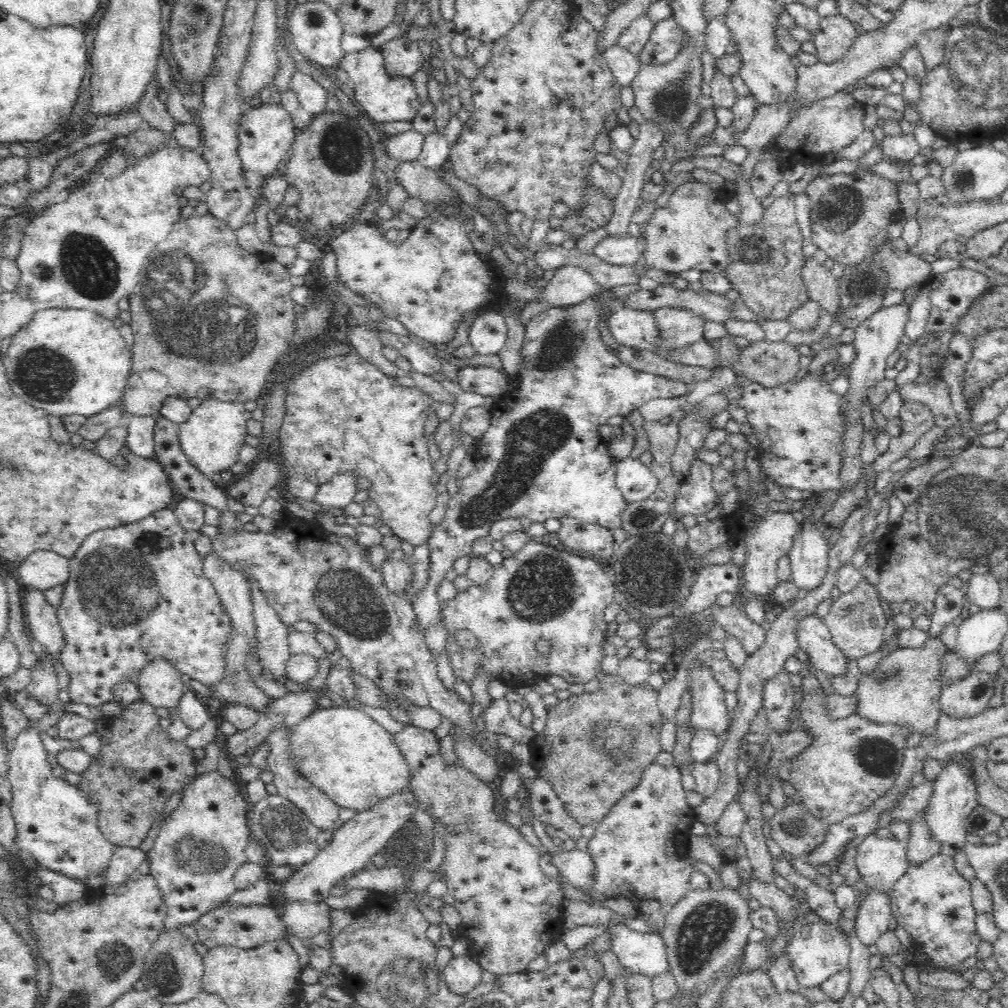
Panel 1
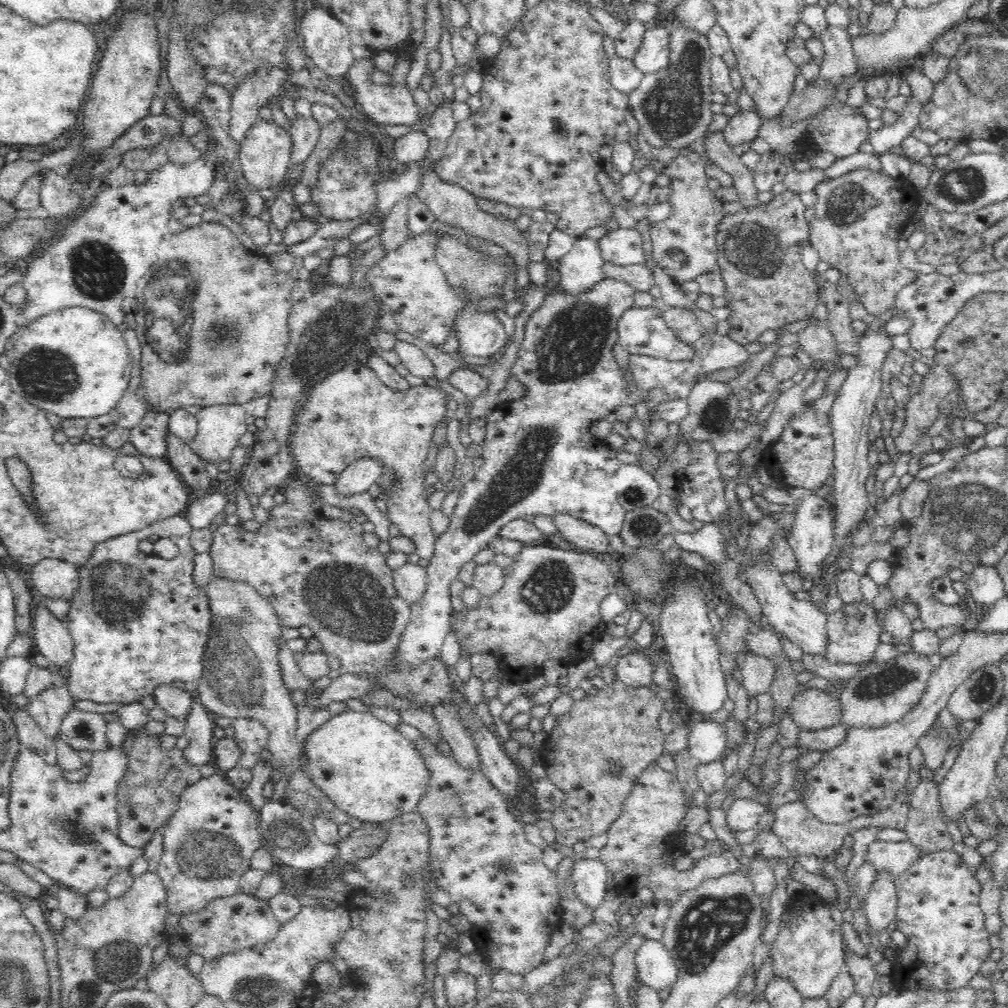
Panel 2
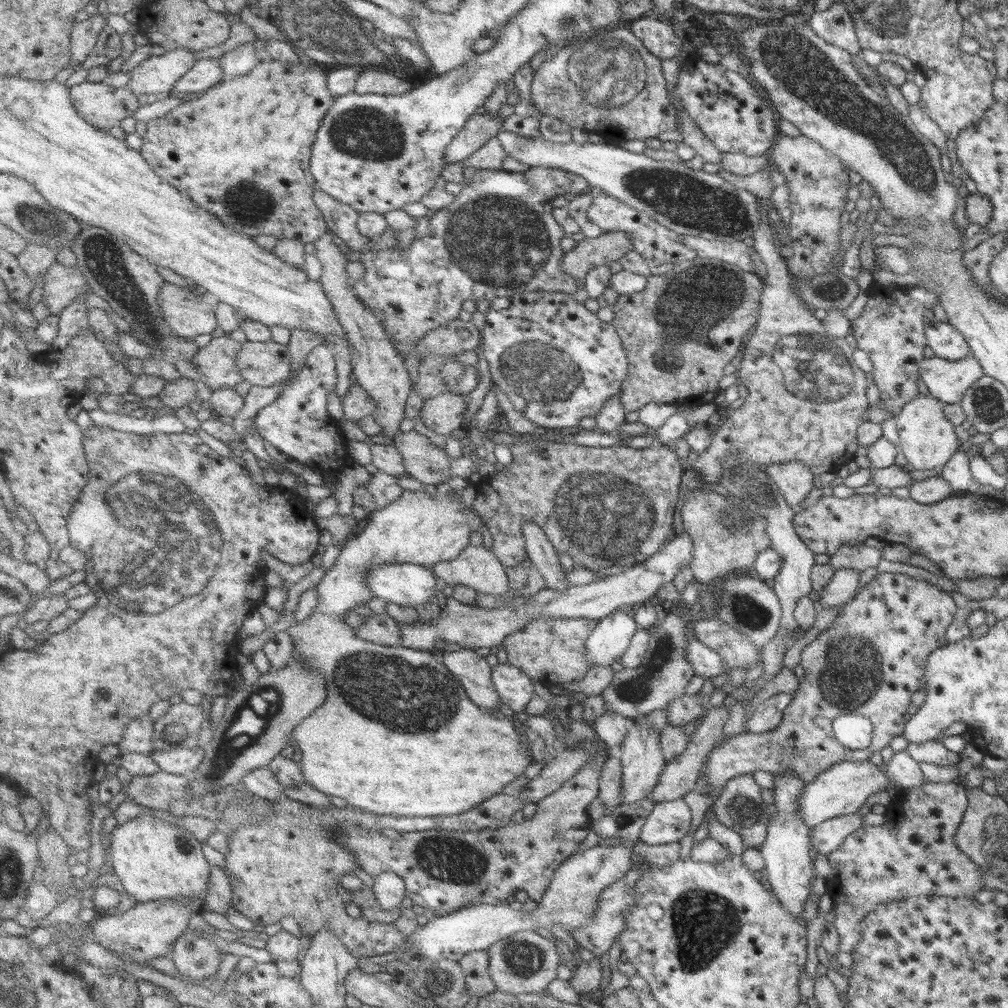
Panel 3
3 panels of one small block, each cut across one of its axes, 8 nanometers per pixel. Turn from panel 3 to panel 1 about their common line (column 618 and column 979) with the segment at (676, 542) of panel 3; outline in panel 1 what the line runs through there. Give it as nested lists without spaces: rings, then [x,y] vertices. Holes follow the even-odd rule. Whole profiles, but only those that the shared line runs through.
[[[974,573],[966,583],[965,598],[980,608],[982,612],[988,612],[998,607],[1001,598],[1001,588],[992,573]]]

